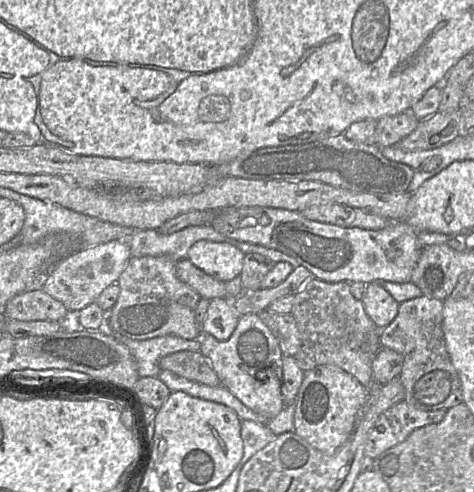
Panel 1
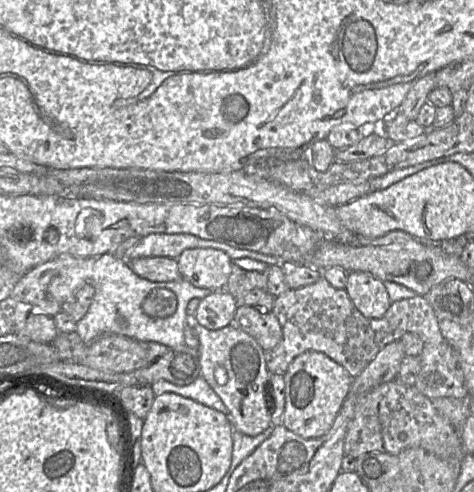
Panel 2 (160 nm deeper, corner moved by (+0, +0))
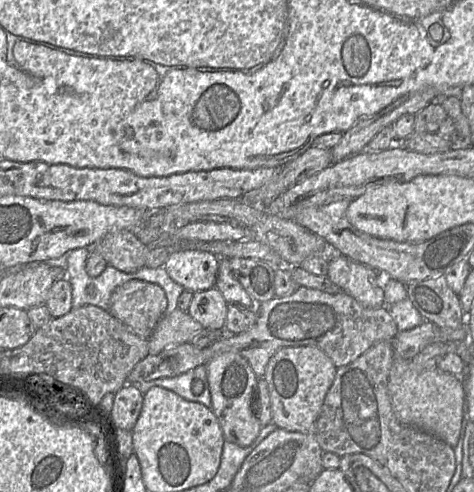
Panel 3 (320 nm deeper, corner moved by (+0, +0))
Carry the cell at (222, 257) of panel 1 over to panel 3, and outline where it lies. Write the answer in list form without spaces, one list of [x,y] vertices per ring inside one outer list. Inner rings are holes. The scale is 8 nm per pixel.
[[[179,249],[164,264],[167,274],[185,290],[197,293],[215,287],[220,258],[198,249]]]

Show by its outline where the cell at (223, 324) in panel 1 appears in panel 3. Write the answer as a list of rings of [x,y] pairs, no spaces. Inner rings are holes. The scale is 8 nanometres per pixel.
[[[215,287],[194,293],[187,313],[205,329],[225,330],[229,304]]]

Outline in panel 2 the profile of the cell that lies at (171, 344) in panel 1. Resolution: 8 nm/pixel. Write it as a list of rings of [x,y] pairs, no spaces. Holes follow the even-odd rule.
[[[102,254],[94,258],[85,258],[83,269],[87,283],[95,289],[93,301],[87,313],[77,322],[77,334],[85,343],[91,343],[104,333],[114,333],[141,342],[156,342],[170,349],[185,346],[184,329],[191,320],[186,312],[187,305],[193,298],[203,299],[214,290],[199,288],[180,278],[171,282],[152,282],[137,276],[129,261],[112,254]],[[165,288],[177,298],[175,313],[166,318],[151,318],[144,314],[141,304],[153,290]]]

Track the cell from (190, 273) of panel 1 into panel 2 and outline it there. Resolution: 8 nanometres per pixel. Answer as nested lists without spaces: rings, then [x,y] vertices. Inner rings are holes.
[[[142,257],[131,260],[129,264],[137,276],[152,282],[171,282],[182,278],[174,258]]]

